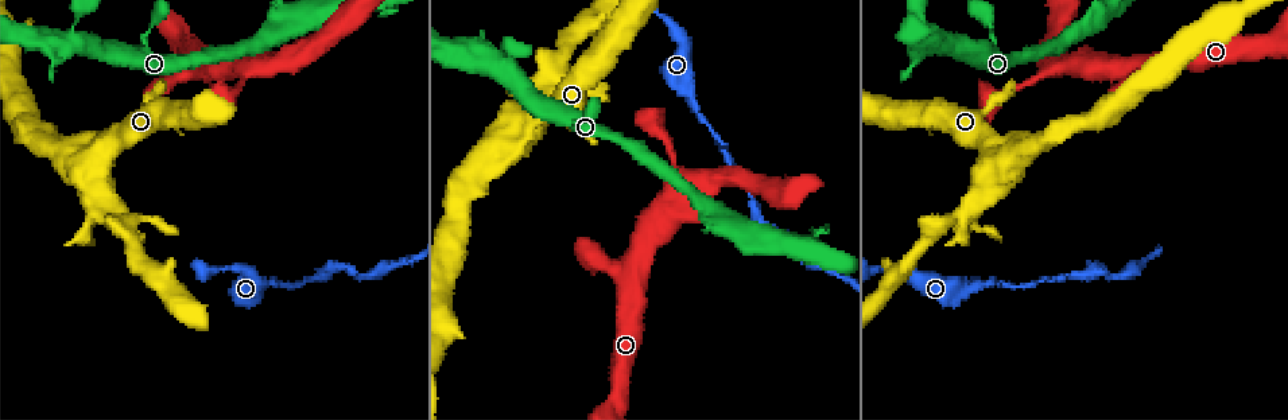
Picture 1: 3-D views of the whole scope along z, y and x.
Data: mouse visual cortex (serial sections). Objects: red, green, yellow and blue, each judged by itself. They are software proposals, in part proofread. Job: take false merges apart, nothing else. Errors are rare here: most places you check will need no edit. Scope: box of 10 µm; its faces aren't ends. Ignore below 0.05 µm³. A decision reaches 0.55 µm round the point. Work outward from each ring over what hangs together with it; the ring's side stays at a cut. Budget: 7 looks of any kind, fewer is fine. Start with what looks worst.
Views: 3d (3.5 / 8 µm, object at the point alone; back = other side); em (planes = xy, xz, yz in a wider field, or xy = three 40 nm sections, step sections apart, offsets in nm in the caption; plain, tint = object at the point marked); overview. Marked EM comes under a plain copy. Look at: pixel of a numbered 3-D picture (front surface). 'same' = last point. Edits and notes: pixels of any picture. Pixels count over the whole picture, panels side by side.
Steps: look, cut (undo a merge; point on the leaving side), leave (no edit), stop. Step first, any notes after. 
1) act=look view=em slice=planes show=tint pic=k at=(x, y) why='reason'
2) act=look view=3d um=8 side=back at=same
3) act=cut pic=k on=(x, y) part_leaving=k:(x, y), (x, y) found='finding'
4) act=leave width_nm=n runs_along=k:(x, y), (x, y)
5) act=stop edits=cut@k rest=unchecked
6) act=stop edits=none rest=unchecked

act=look view=3d um=3.5 pic=1 at=(242, 67) why='three-way junction'

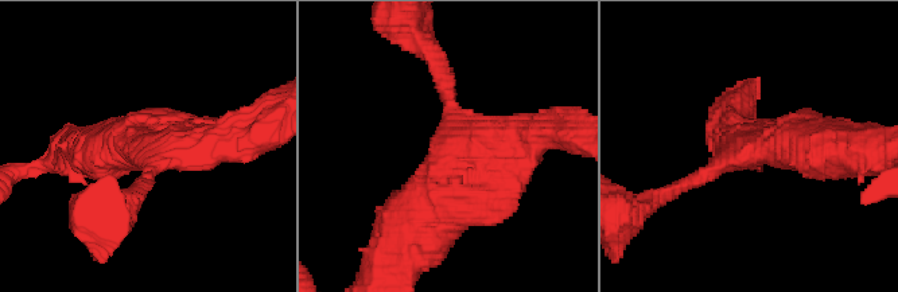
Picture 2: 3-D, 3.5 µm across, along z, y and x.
act=look view=em slice=xy step=3 show=tint pic=2 at=(150, 147)

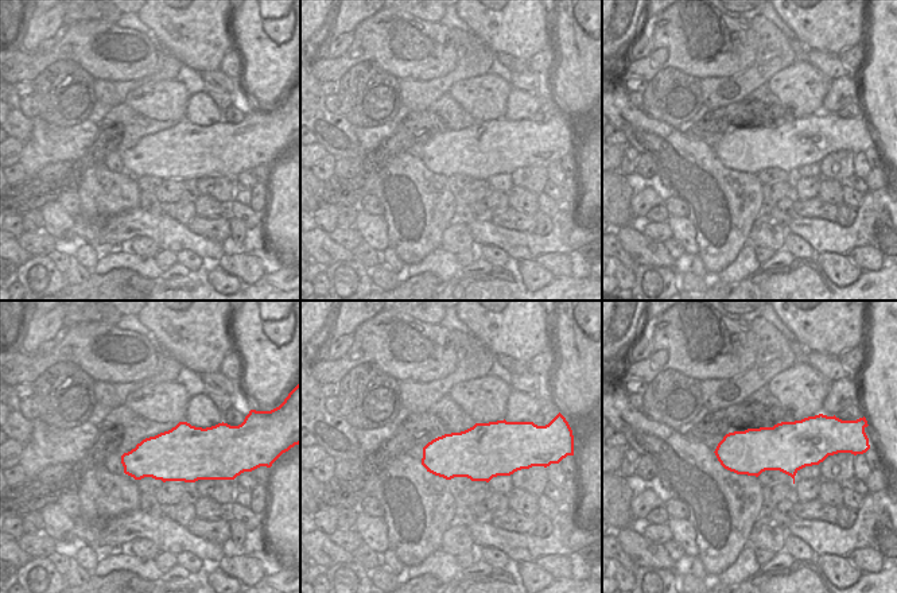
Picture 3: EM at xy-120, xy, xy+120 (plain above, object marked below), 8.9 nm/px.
act=leave width_nm=480 runs_along=2:(403, 249), (477, 166), (539, 132) found='all the same cell'

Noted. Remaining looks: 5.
act=look view=em slice=xy step=5 show=tint pic=1 at=(970, 210) why='calibre changes'

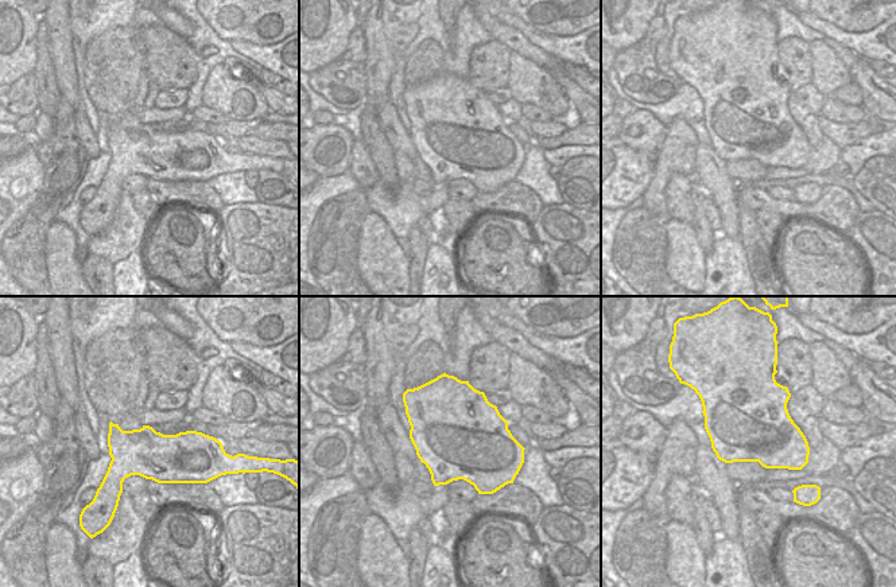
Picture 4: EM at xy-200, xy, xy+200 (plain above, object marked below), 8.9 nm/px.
act=look view=3d um=3.5 side=back at=same why='wider look'

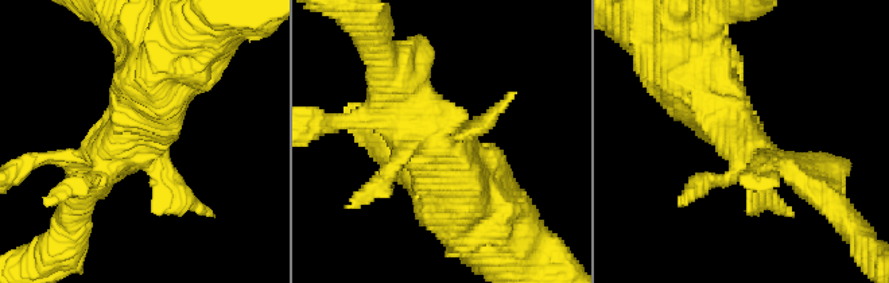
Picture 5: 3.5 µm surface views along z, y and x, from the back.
act=leave runs_along=5:(699, 55), (746, 147), (799, 167) found='all the same cell'

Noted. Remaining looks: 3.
act=look view=3d um=3.5 side=back pic=1 at=(71, 32) why='four arms meet'

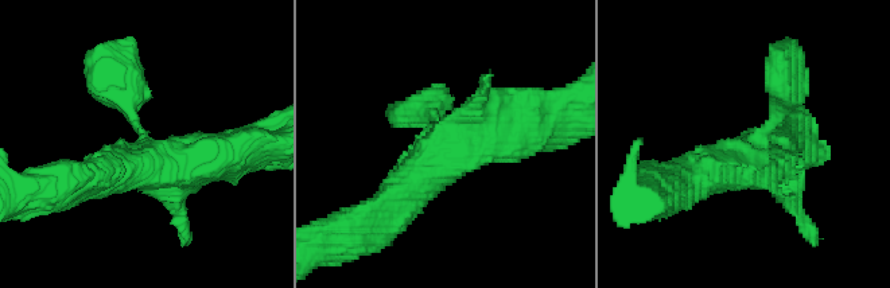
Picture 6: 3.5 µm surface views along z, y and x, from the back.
act=look view=em slice=planes show=tint pic=6 at=(144, 145) arms=4 arm_widths_nm=200,300,400,500

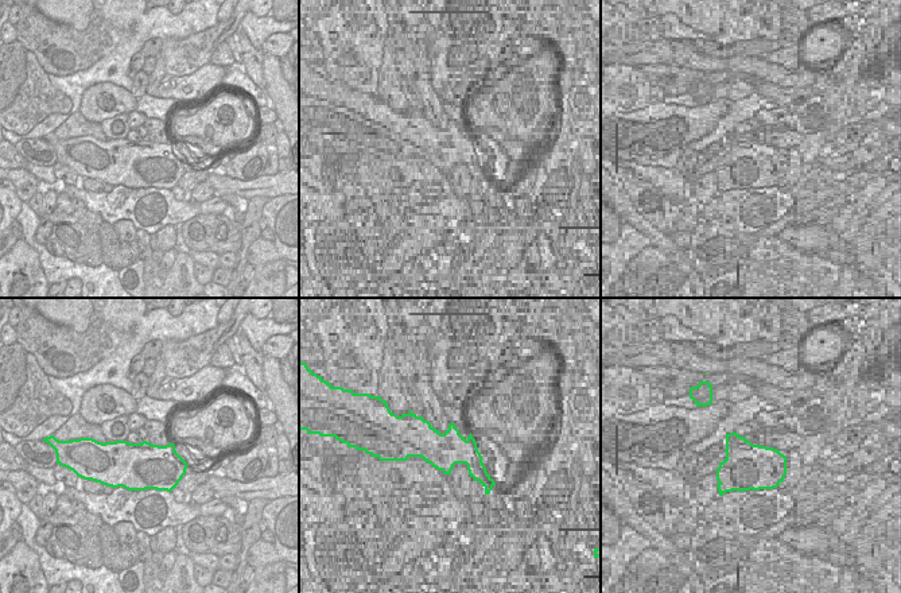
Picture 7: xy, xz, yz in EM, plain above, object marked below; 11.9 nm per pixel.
act=leave runs_along=6:(383, 213), (454, 151), (536, 116) found='continuous, no second cell'

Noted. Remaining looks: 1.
act=stop edits=none rest=unchecked

